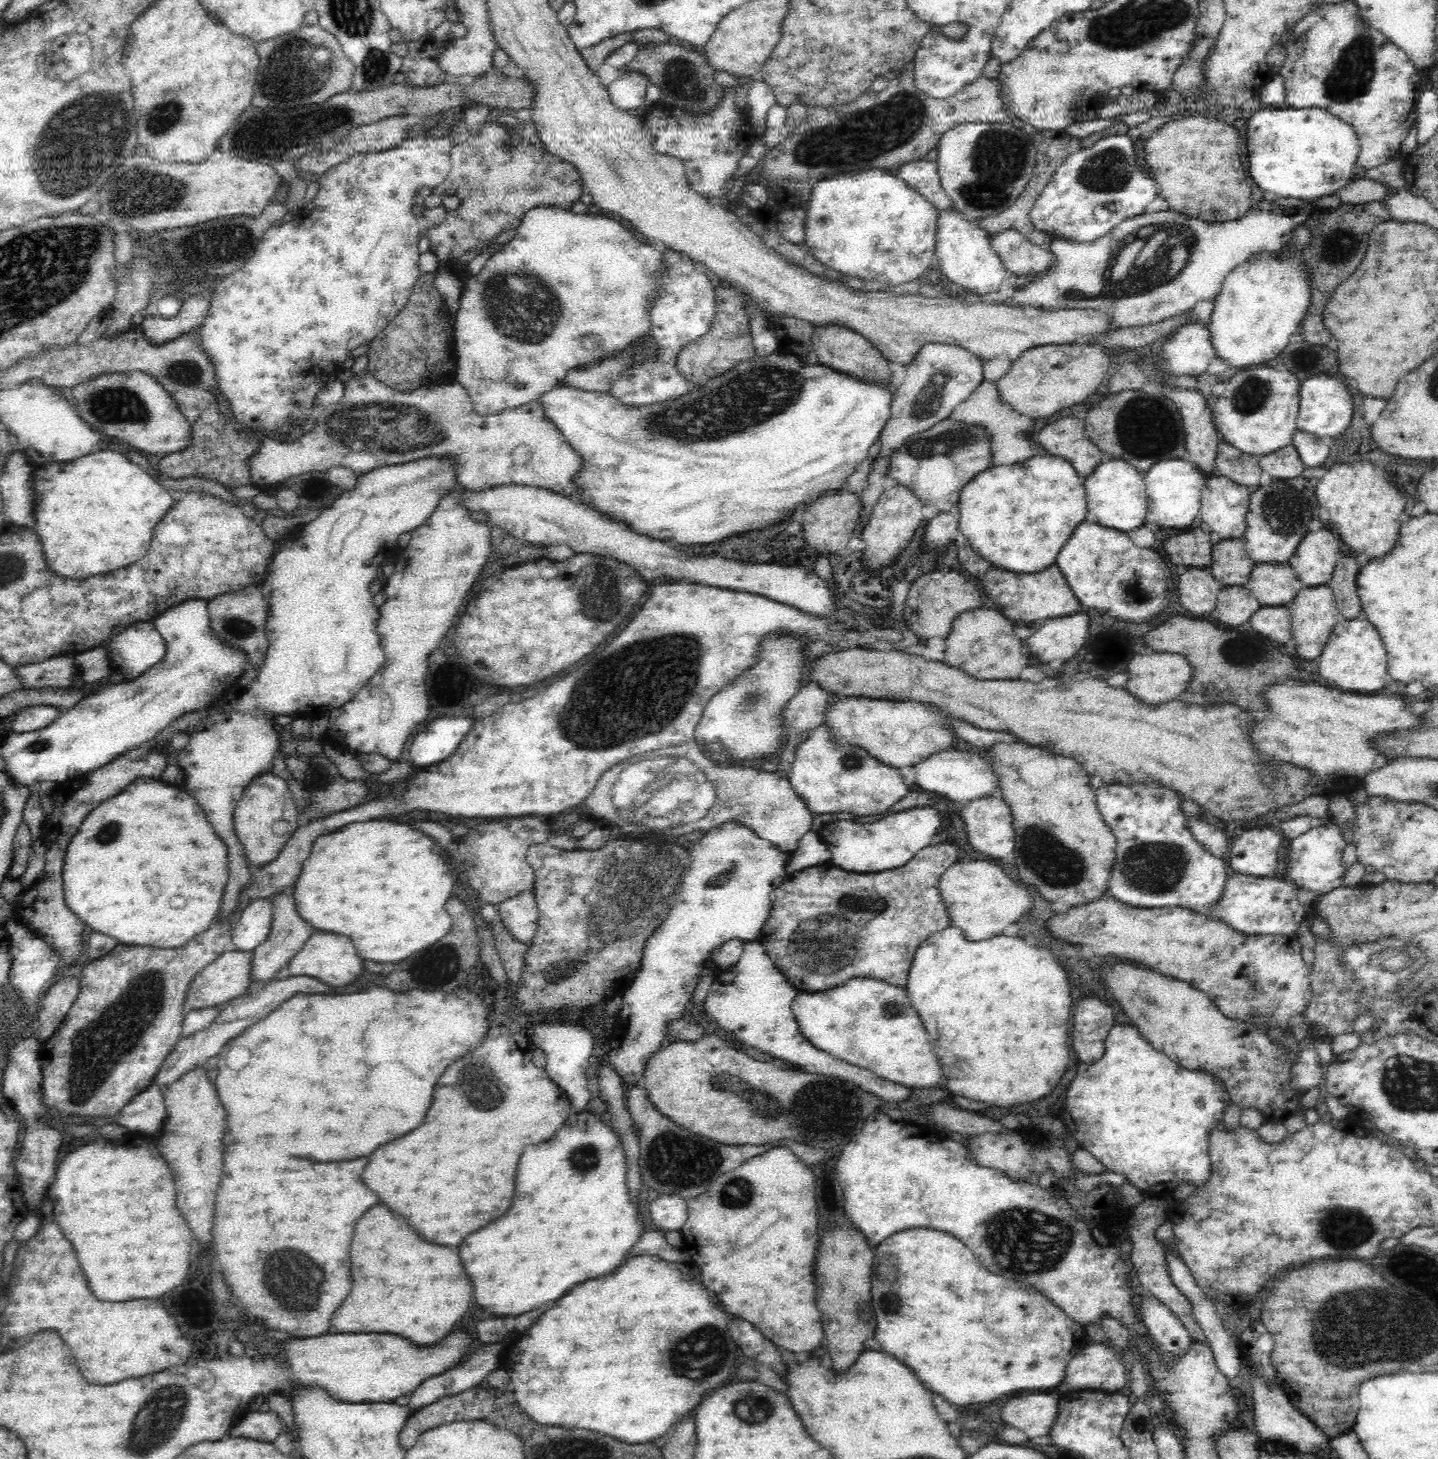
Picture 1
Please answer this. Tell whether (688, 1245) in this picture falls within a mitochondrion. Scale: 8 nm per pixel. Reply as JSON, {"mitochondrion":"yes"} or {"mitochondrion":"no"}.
{"mitochondrion":"no"}

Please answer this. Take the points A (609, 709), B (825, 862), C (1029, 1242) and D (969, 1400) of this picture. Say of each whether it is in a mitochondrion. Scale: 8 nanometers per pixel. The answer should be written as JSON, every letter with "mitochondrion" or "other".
{"A":"mitochondrion","B":"other","C":"mitochondrion","D":"other"}

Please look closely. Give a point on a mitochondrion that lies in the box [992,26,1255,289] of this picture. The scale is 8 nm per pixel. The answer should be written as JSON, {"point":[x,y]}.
{"point":[1111,170]}

